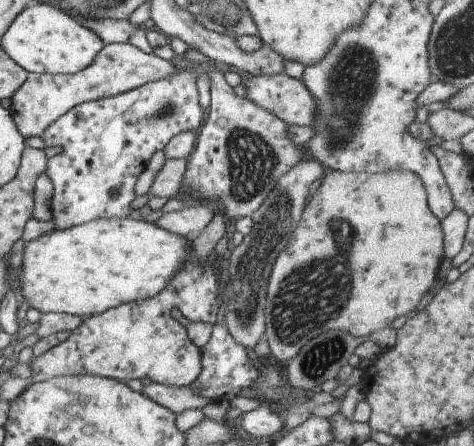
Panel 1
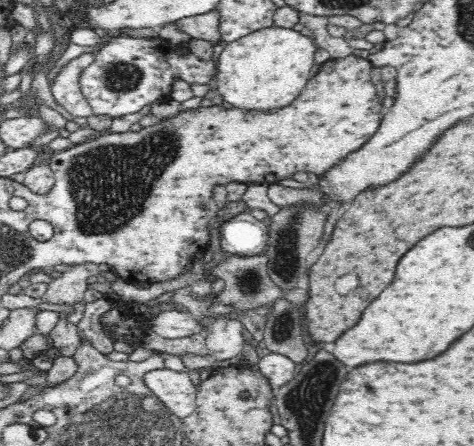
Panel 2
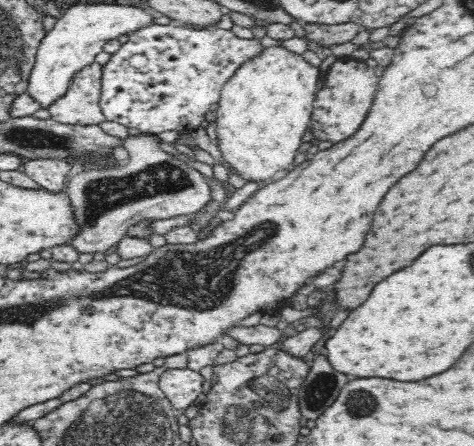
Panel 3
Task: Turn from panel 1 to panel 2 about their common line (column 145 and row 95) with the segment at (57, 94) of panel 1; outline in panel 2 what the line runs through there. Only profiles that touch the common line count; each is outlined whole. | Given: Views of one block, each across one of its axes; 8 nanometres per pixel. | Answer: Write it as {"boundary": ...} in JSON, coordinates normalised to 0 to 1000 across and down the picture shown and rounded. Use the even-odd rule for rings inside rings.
{"boundary":[[[194,117],[169,121],[131,155],[127,168],[108,188],[108,206],[122,233],[152,260],[194,260],[198,249],[186,233],[167,195],[169,161],[194,143],[200,126]]]}

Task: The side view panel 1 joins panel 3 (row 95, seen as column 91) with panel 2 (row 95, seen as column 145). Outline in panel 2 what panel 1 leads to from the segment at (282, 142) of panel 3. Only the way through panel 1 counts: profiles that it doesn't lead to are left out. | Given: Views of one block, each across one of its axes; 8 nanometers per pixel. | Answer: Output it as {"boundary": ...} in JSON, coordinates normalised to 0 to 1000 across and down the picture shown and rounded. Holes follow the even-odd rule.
{"boundary":[[[578,56],[525,72],[508,87],[479,96],[460,121],[458,209],[492,240],[544,249],[601,240],[654,179],[667,112],[658,83],[618,63]]]}

